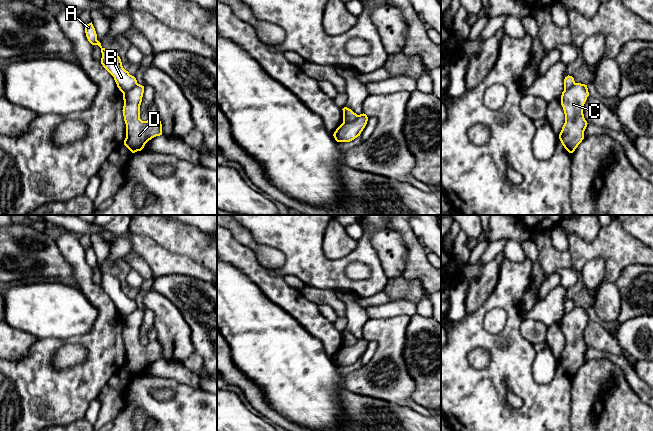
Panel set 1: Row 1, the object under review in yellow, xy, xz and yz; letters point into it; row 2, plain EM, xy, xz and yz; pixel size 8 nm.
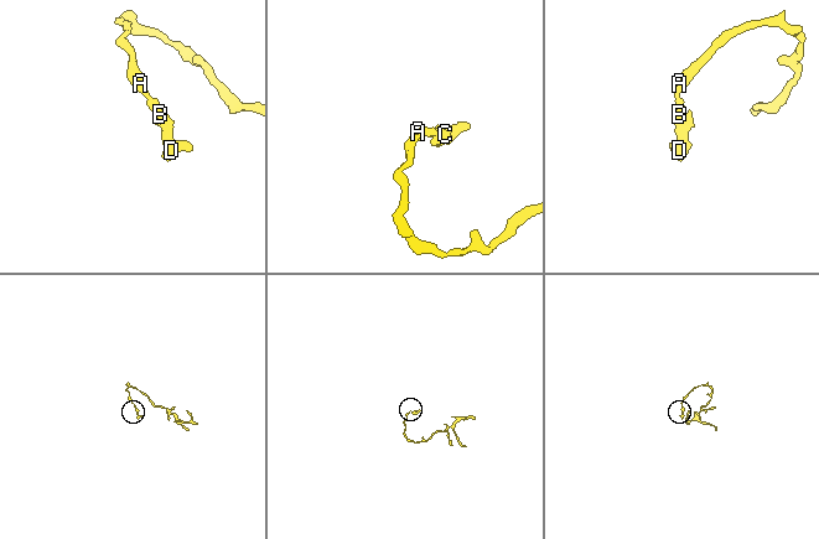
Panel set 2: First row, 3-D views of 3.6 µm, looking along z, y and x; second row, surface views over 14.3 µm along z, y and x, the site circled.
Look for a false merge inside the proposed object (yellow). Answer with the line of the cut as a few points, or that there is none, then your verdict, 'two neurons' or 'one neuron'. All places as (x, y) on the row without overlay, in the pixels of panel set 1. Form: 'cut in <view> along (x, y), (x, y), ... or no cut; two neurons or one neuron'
cut in xz along (358, 339), (351, 345), (343, 346); two neurons

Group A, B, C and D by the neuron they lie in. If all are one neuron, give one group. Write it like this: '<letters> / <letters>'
A B / C D

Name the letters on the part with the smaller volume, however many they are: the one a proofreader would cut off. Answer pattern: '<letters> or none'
C, D

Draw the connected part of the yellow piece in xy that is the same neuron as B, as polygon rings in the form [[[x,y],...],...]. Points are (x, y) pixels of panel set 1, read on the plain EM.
[[[92,246],[85,250],[85,257],[92,269],[98,269],[101,272],[101,288],[114,301],[117,311],[122,317],[138,308],[136,302],[123,292],[117,275],[105,273],[101,270],[101,267],[97,264],[97,258]]]

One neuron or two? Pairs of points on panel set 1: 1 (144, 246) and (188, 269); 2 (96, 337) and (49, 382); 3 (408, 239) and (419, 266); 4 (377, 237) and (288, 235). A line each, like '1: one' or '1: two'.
1: one
2: one
3: one
4: two

